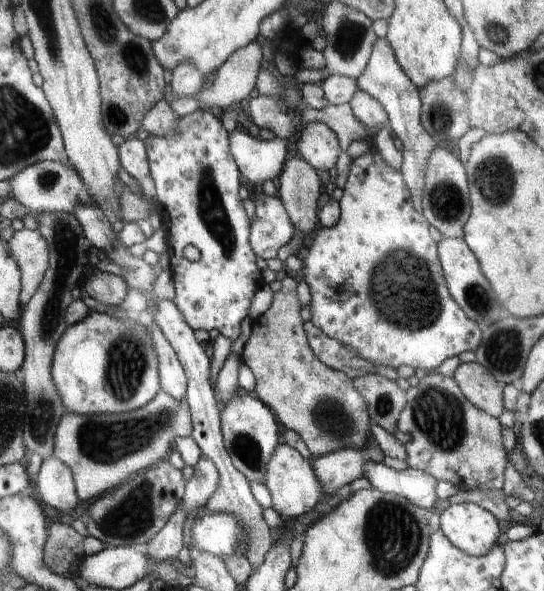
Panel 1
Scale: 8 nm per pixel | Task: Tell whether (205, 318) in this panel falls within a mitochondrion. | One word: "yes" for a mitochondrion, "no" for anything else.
no

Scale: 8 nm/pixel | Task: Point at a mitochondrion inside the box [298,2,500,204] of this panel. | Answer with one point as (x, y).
(348, 36)

